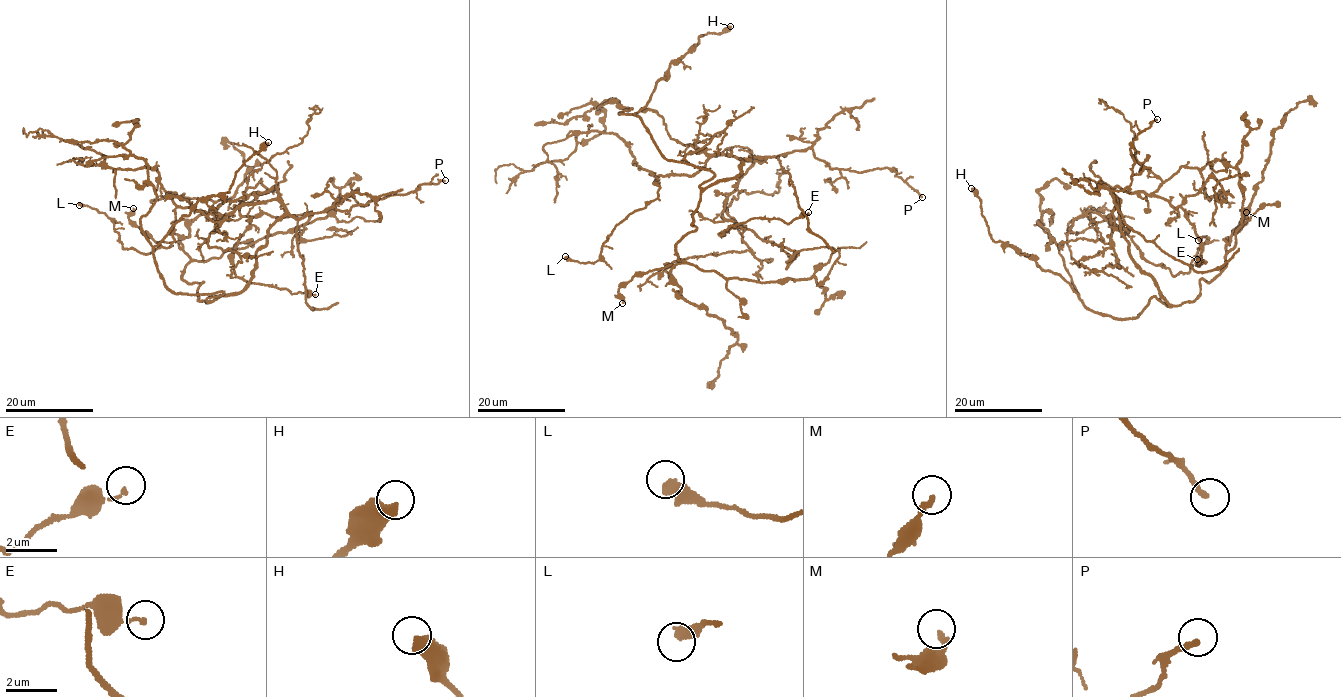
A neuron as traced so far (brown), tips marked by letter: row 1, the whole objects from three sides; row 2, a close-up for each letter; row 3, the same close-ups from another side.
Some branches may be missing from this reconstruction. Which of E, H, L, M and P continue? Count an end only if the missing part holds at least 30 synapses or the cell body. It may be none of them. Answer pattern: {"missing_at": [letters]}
{"missing_at": []}

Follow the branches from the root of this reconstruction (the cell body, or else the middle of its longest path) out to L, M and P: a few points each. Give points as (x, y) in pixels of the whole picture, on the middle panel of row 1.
L: (742, 160), (765, 159), (715, 154), (691, 175), (657, 176), (657, 197), (615, 227), (598, 260), (565, 256)
M: (742, 160), (742, 171), (701, 193), (696, 228), (676, 244), (683, 262), (636, 274), (619, 288), (622, 303)
P: (742, 160), (811, 148), (832, 169), (862, 172), (893, 168), (922, 197)

